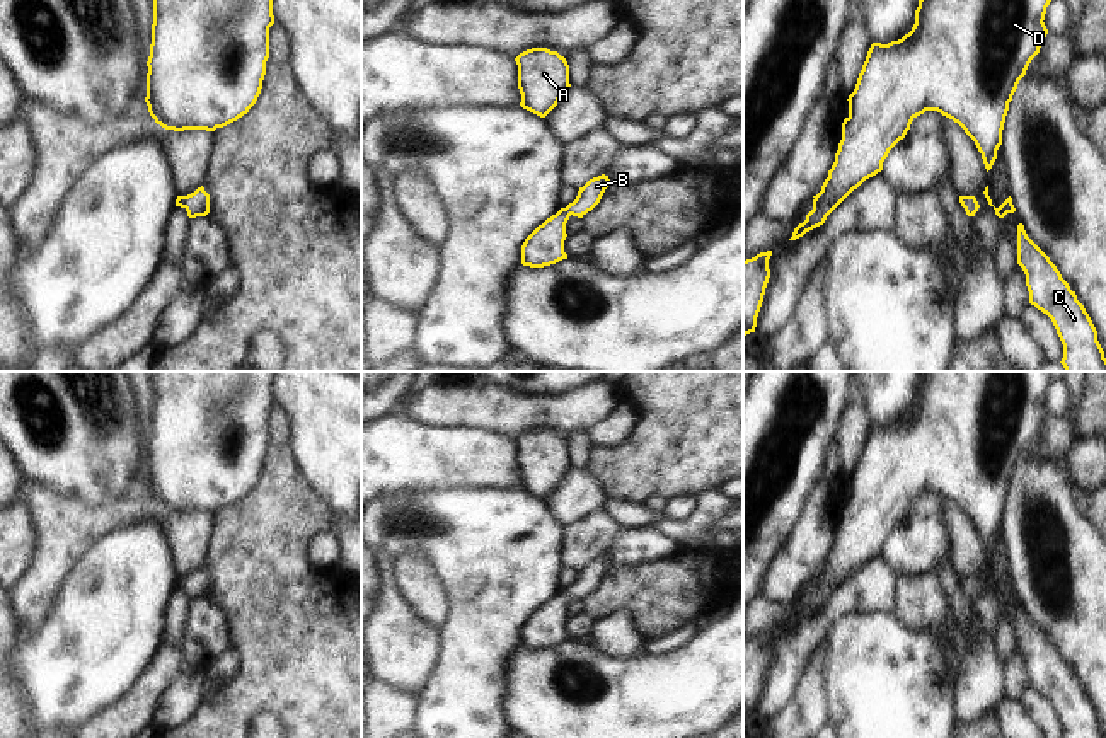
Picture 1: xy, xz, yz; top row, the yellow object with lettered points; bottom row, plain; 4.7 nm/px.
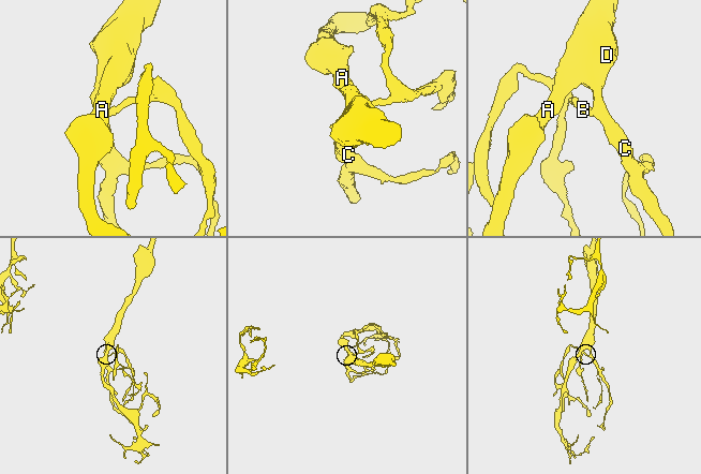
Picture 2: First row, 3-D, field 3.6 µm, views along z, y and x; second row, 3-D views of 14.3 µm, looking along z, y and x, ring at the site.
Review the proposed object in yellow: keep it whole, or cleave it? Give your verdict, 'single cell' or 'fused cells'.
single cell

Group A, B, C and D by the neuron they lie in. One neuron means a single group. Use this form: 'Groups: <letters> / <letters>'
Groups: A B C D

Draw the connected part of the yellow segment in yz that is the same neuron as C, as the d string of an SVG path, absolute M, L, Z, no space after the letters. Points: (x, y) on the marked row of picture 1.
M1017 225L1017 264L1026 274L1029 303L1046 314L1063 344L1065 372L1106 372L1097 331L1050 257Z

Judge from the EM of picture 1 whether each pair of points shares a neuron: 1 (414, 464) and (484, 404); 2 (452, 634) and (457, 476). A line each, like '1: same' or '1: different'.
1: different
2: different

